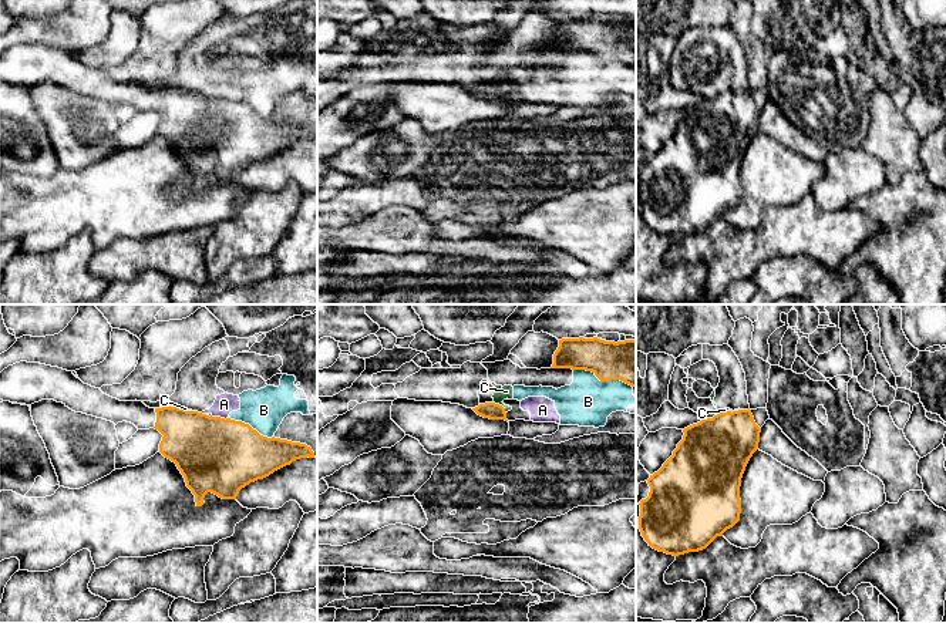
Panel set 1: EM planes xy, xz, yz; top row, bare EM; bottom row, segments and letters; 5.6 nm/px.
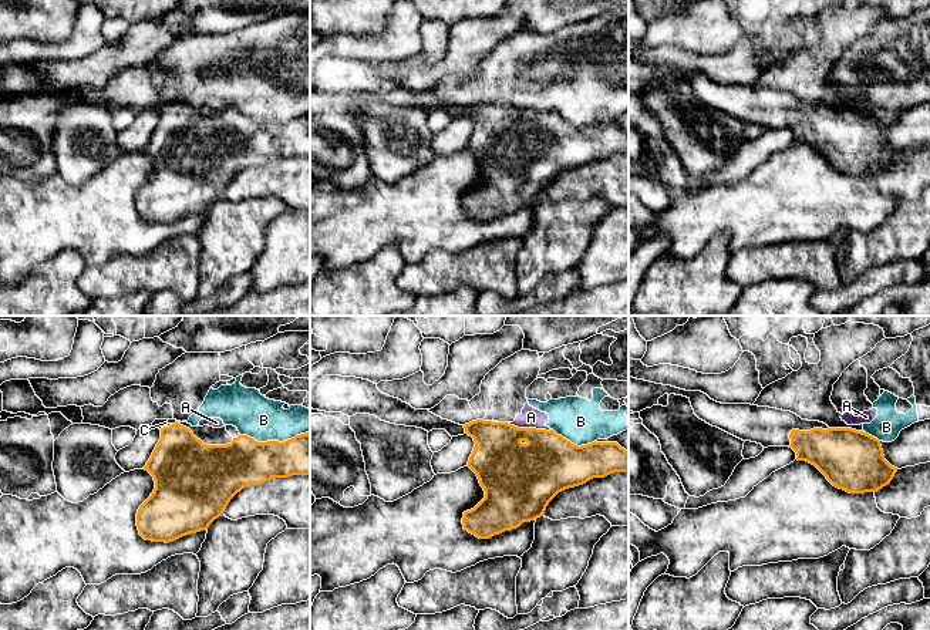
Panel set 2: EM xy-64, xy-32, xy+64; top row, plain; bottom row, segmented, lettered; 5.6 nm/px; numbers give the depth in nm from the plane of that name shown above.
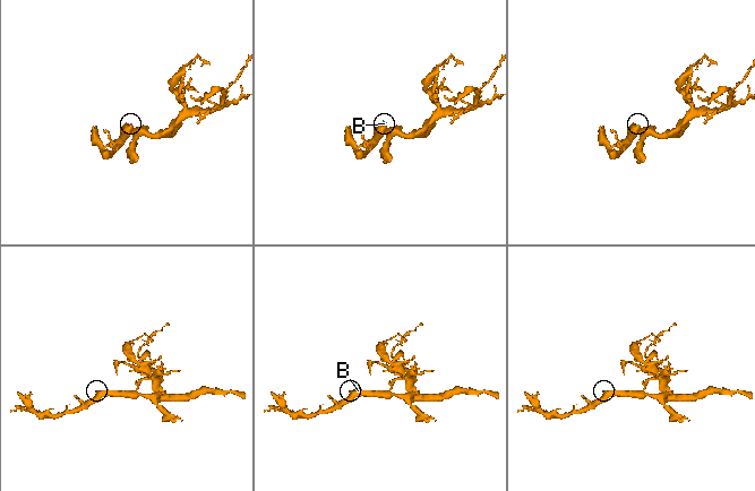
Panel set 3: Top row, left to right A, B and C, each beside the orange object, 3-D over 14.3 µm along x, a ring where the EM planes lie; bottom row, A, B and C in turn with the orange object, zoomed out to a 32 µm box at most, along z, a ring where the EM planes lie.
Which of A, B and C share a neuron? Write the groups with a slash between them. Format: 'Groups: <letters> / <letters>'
Groups: A B C

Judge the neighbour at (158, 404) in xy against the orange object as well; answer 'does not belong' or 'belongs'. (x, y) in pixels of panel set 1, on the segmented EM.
does not belong

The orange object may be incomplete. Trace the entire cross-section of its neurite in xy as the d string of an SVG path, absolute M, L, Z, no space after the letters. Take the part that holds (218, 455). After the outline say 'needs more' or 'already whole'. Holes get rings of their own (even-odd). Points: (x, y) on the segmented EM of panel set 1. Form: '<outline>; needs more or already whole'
M20 361L0 373L0 400L31 405L41 400L63 403L75 412L83 412L107 421L127 421L138 430L158 430L164 437L159 452L176 464L186 486L195 495L196 506L202 506L208 492L222 499L236 499L239 491L290 465L300 458L314 458L310 447L280 438L260 435L249 424L230 418L209 417L198 411L178 407L149 408L142 401L119 401L100 388L84 384L73 371L40 363Z; needs more

